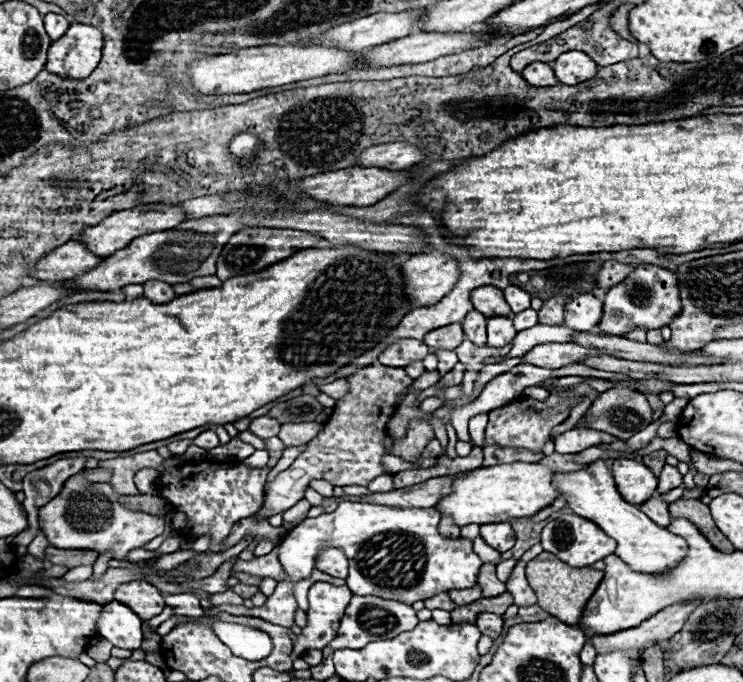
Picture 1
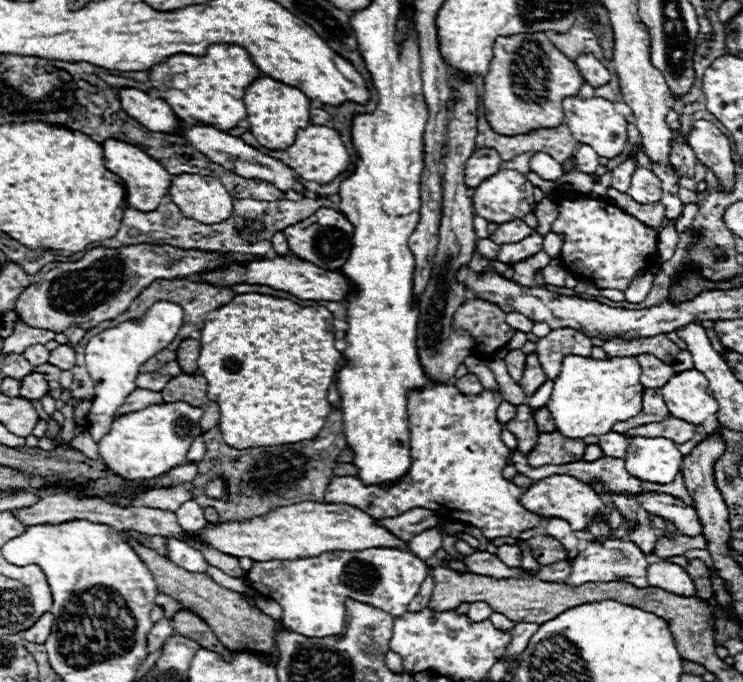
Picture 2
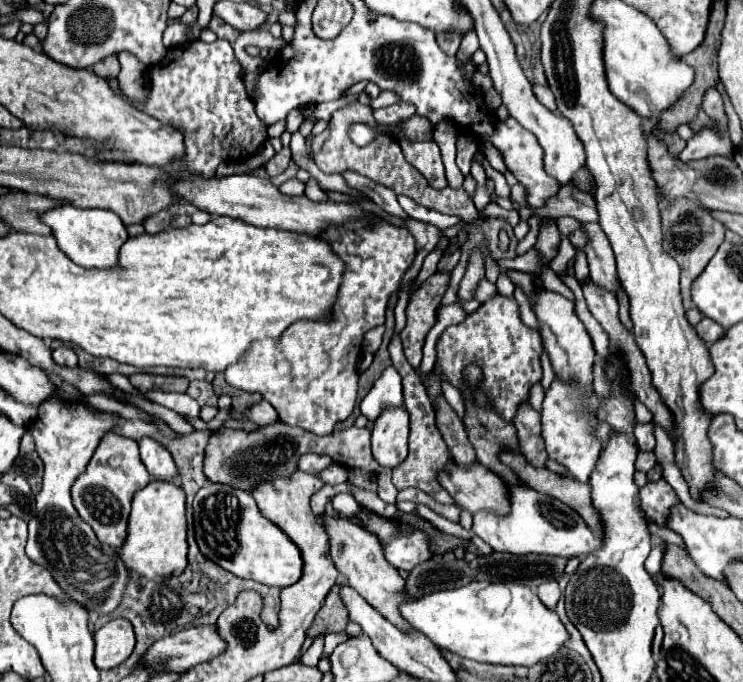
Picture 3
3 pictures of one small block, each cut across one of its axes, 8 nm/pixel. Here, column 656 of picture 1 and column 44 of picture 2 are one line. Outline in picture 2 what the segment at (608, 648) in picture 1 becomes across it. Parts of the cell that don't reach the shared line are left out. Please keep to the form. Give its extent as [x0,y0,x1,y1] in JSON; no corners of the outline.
[22,612,54,644]

